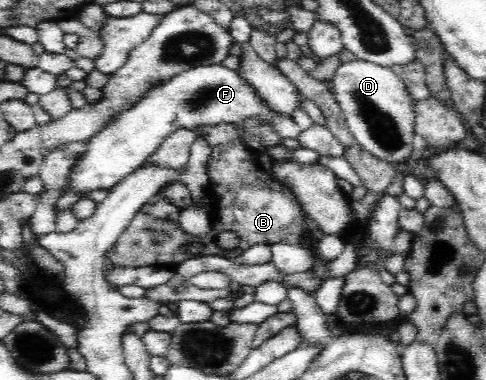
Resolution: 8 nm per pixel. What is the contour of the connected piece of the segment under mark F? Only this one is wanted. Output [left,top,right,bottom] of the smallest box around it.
[63,63,302,194]

